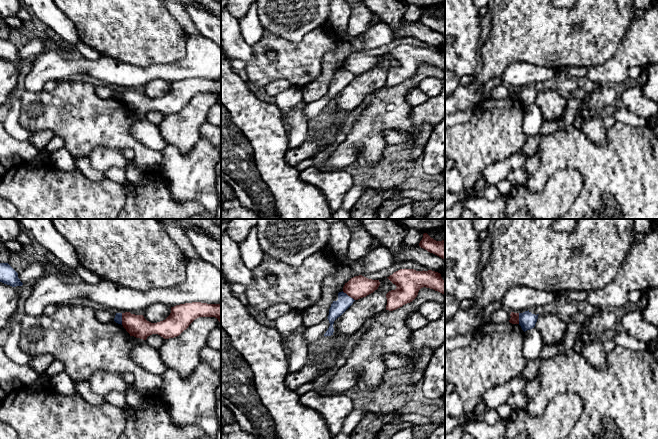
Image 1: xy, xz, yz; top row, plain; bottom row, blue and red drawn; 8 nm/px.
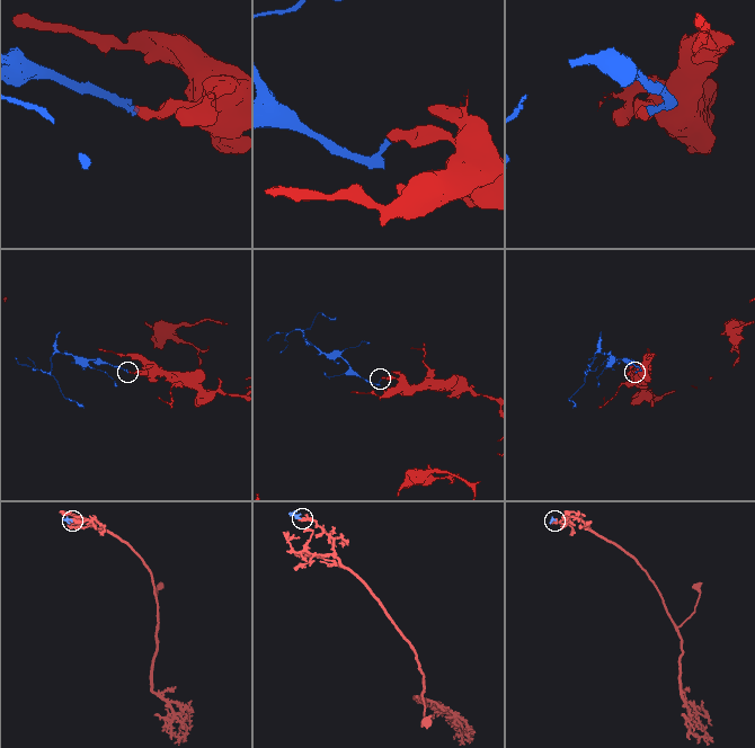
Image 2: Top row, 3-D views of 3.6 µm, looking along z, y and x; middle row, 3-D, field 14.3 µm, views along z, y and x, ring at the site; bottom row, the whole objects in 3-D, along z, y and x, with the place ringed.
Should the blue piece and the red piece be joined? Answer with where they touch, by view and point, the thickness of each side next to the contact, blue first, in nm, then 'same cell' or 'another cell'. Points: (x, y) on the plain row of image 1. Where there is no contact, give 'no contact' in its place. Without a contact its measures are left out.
xy (121, 95) | 60/180 nm | another cell

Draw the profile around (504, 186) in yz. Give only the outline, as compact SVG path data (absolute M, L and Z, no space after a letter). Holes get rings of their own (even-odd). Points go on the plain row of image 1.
M504 179L496 184L497 189L499 190L501 196L506 196L510 190L512 189L513 185L507 179Z

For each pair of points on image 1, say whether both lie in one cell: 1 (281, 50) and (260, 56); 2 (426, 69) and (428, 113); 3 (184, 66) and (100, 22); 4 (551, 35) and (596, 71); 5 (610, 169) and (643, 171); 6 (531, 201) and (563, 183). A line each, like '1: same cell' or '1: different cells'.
1: same cell
2: different cells
3: different cells
4: different cells
5: same cell
6: same cell

